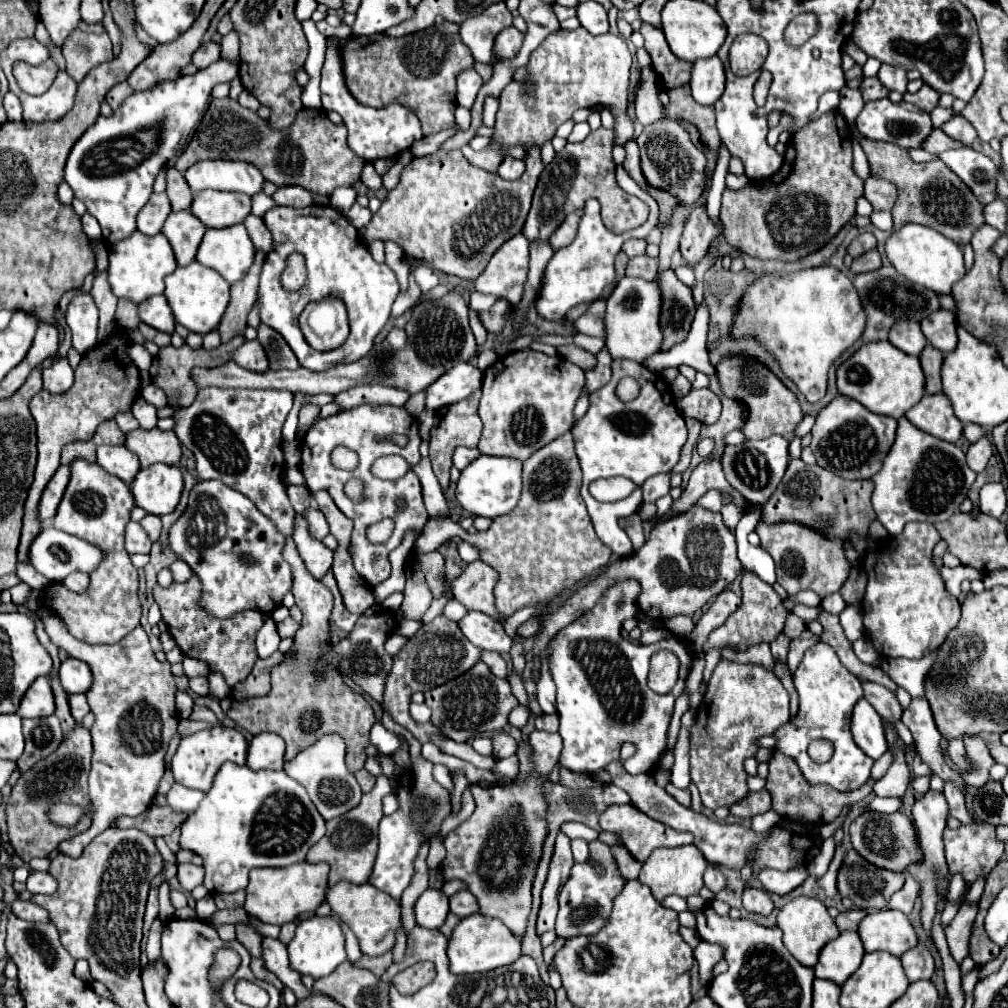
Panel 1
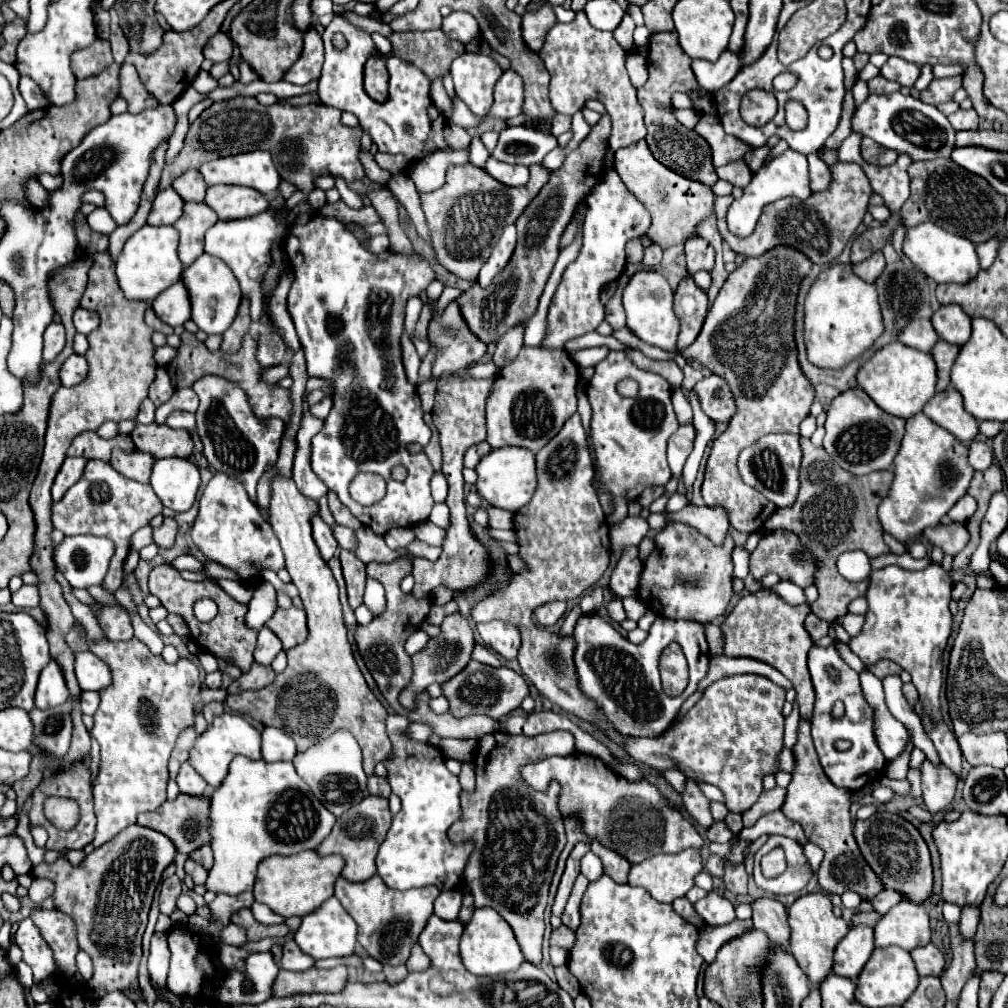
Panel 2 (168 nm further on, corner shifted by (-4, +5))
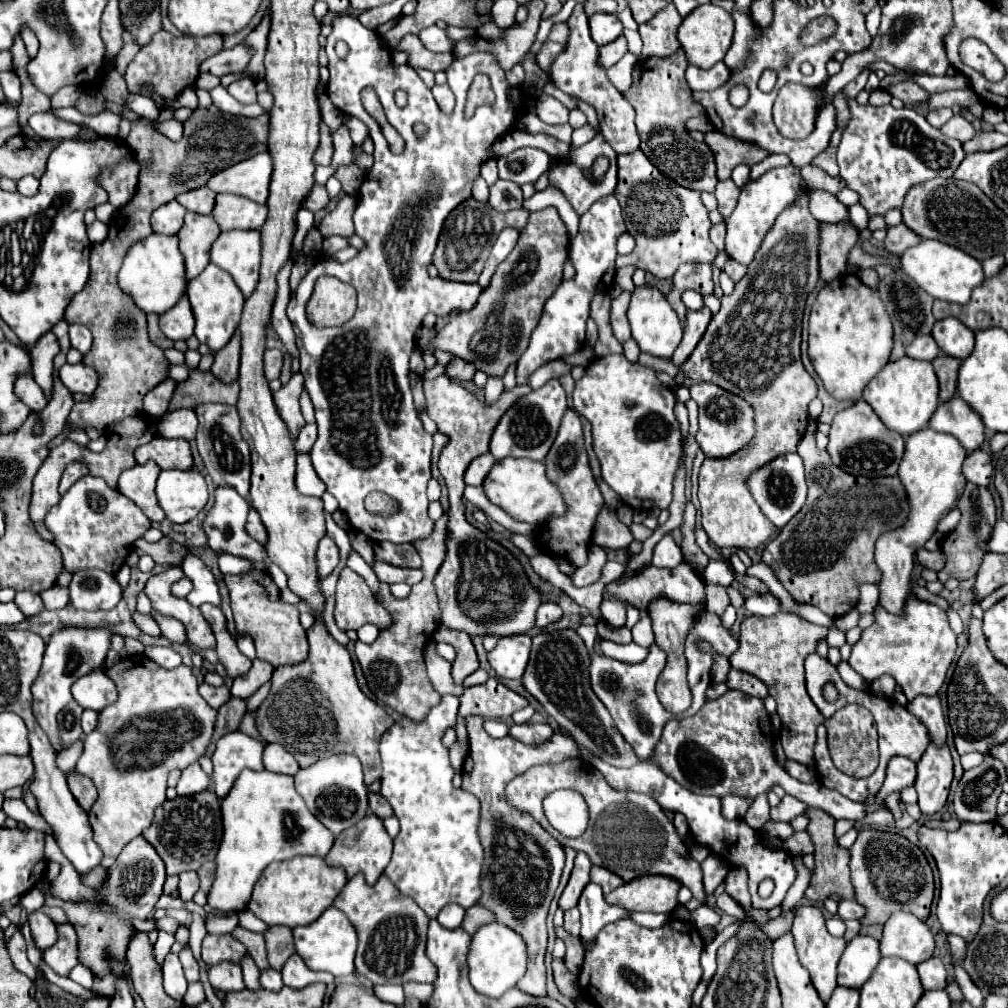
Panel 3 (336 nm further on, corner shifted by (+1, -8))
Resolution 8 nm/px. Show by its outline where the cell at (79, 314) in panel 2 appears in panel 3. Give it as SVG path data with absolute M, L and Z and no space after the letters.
M71 324L69 326L69 338L71 338L71 346L75 350L79 350L81 354L87 354L91 348L91 332L87 326L83 324Z

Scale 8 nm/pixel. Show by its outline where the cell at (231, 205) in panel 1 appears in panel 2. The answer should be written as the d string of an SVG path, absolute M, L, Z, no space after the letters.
M212 185L206 189L204 203L218 213L218 219L246 219L268 209L268 199L262 193L240 185Z

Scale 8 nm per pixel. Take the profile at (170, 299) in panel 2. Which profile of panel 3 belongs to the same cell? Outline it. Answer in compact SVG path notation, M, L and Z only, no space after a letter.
M183 296L173 308L169 308L165 314L161 314L159 326L161 326L161 332L171 340L187 340L193 336L195 318L193 318L187 296Z

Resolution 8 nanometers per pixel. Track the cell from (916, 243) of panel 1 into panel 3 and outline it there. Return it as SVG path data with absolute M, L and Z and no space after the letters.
M923 240L921 244L905 250L901 256L901 268L907 276L911 276L927 294L931 294L937 300L955 302L955 304L967 304L971 298L971 290L981 286L985 280L983 266L963 250L957 250L953 246L945 246L943 242Z

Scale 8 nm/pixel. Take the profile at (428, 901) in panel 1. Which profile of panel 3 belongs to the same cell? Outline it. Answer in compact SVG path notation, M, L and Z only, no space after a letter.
M449 904L449 906L445 906L445 908L439 912L437 920L439 920L441 926L453 930L453 928L459 928L459 926L461 926L463 916L465 916L465 908L461 908L461 906L457 906L457 904Z

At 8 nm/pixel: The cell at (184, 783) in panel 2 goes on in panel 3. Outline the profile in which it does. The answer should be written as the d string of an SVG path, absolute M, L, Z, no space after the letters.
M193 762L183 770L183 774L179 778L179 784L177 784L177 794L181 794L181 796L195 794L195 792L207 790L209 786L211 786L209 776L201 770L199 762Z

